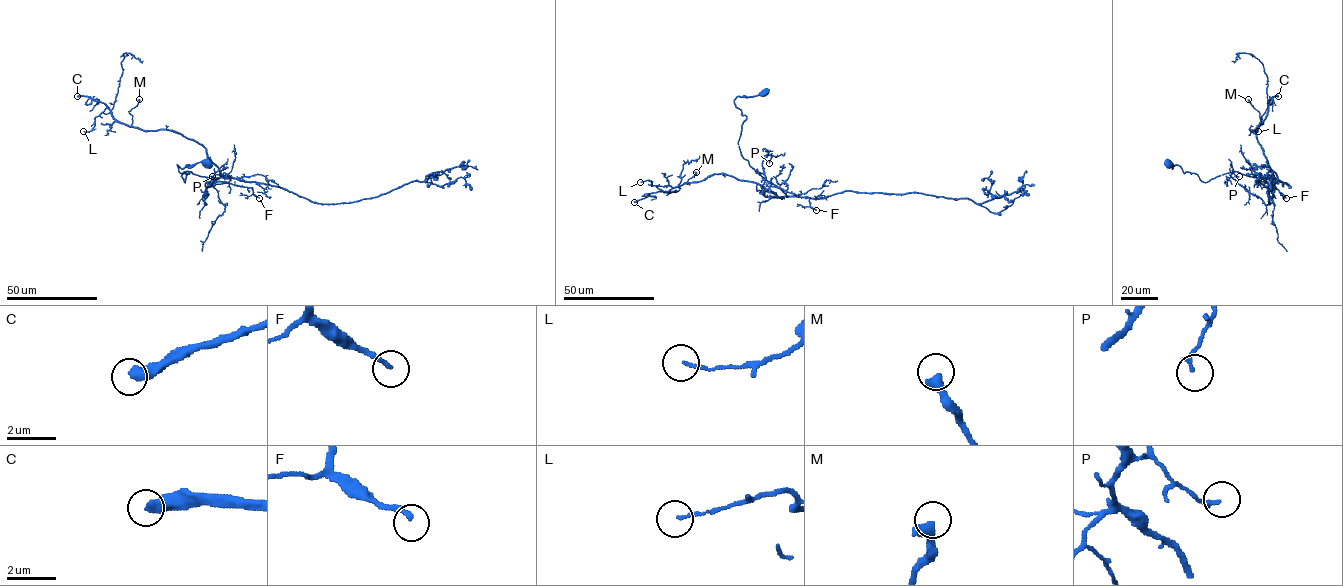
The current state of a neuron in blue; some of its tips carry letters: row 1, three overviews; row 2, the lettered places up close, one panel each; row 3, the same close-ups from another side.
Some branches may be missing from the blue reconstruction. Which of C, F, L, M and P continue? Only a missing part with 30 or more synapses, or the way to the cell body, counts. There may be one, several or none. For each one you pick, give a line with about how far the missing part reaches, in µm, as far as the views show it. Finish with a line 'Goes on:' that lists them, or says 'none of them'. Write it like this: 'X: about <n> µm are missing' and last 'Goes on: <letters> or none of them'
C: about 45 µm are missing
F: about 40 µm are missing
Goes on: C, F

